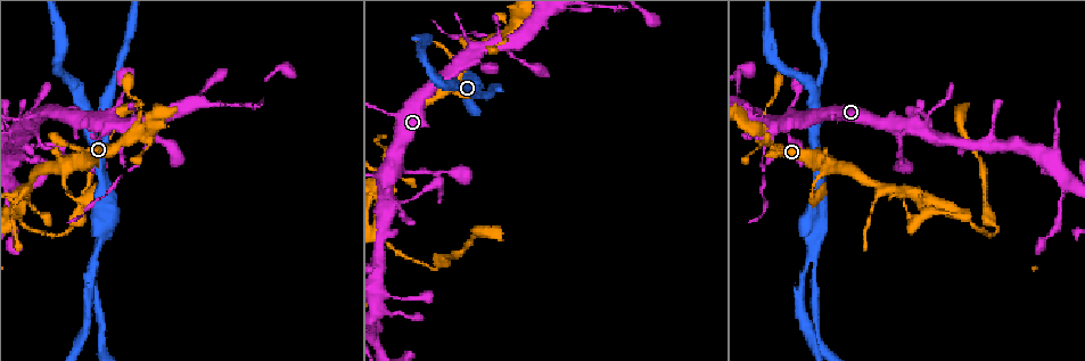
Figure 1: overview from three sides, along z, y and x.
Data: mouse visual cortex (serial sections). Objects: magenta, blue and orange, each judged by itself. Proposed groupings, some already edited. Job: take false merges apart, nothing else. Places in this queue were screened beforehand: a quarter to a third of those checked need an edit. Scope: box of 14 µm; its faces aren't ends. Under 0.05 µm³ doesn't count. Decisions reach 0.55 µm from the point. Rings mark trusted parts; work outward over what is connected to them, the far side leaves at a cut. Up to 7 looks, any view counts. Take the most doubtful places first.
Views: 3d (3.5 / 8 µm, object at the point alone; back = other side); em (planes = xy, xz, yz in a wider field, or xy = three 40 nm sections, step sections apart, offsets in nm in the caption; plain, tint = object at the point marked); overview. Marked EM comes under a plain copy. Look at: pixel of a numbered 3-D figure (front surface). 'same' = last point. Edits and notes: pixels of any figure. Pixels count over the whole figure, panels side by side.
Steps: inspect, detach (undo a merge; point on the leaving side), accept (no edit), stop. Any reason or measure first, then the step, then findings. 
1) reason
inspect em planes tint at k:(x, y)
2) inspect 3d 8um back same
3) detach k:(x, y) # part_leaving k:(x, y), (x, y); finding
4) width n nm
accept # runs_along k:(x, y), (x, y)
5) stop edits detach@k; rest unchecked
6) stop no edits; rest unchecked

narrows sharply
inspect 3d 3.5um back at 1:(814, 254)

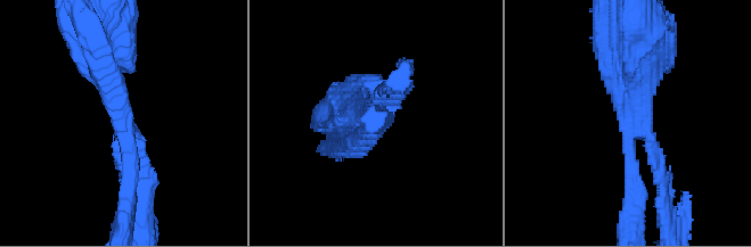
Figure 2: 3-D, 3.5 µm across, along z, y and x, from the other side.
arms 3; arm_widths 200, 250, 400 nm
inspect em xy step 5 tint at 2:(633, 123)

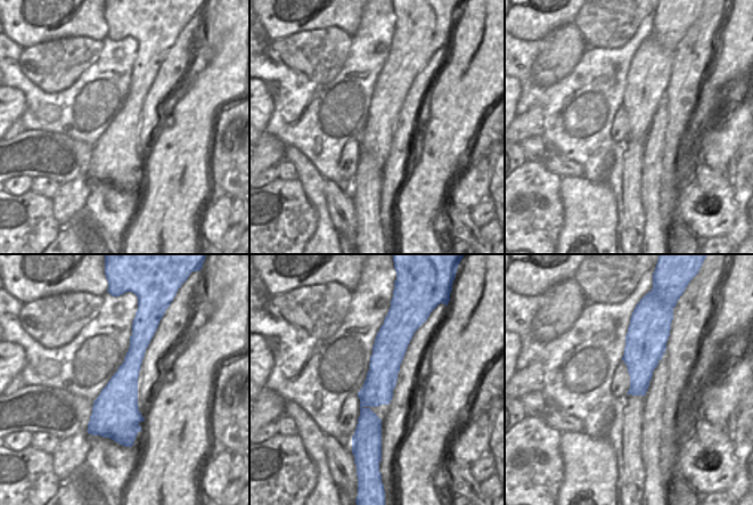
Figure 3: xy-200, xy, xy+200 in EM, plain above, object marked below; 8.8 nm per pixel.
detach 2:(370, 83) # a second cell is stuck on

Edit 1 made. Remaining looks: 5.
inspect 3d 8um back at 1:(902, 192)

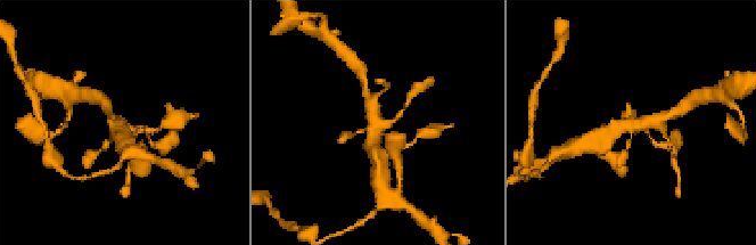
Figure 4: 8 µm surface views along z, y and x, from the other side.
closer look
inspect 3d 3.5um at 4:(633, 126)

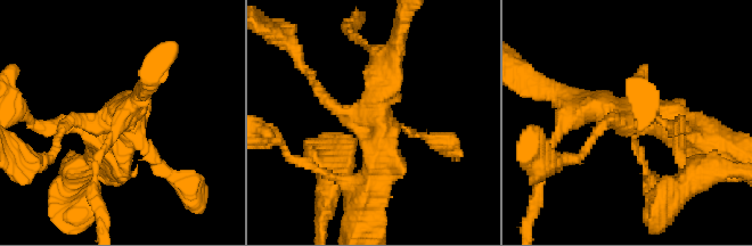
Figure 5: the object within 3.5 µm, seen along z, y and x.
arms 4; arm_widths 100, 200, 350, 450 nm; now the EM
inspect em xy step 2 tint at 5:(382, 125)

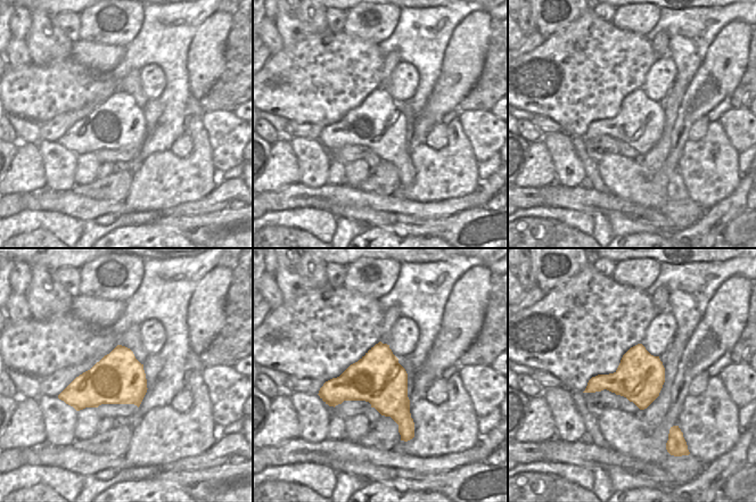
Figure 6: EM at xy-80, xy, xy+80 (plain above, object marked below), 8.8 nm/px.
accept # runs_along 5:(567, 99), (699, 138); all the same cell

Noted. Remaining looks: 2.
abrupt turn
inspect 3d 3.5um at 1:(965, 214)

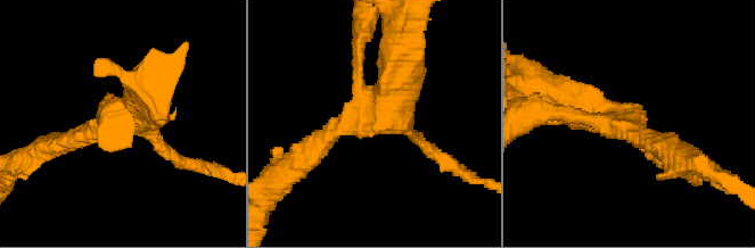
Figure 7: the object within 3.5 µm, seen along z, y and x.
shape alone is not enough
inspect em xy step 2 tint at 7:(395, 117)

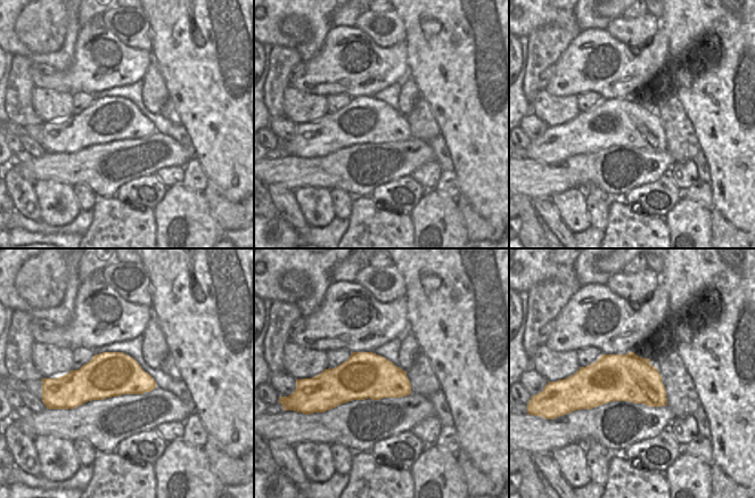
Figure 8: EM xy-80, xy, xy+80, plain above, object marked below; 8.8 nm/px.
detach 7:(196, 163) # part_leaving 7:(165, 150), (179, 160), (228, 175); a second cell is stuck on

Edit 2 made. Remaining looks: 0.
stop edits detach@2, detach@7; rest unchecked

